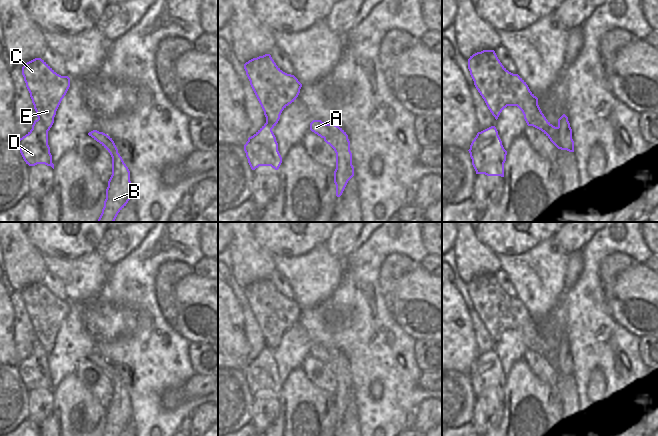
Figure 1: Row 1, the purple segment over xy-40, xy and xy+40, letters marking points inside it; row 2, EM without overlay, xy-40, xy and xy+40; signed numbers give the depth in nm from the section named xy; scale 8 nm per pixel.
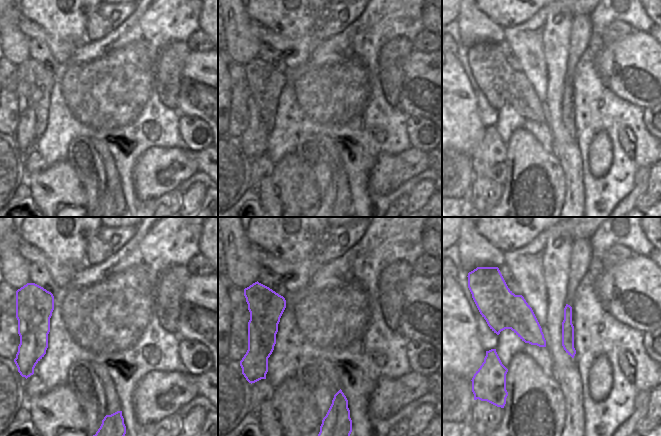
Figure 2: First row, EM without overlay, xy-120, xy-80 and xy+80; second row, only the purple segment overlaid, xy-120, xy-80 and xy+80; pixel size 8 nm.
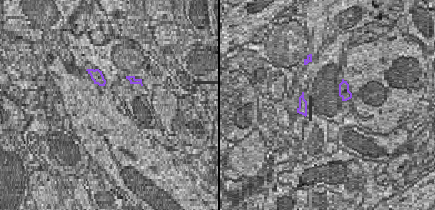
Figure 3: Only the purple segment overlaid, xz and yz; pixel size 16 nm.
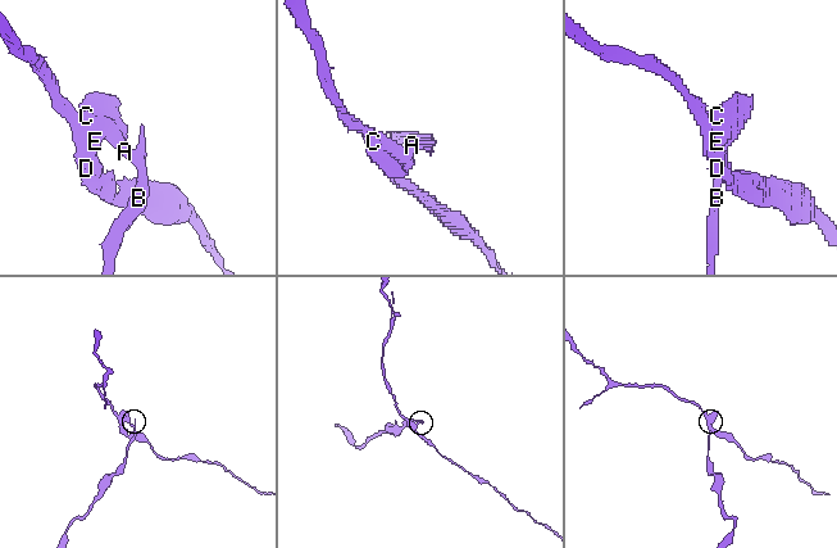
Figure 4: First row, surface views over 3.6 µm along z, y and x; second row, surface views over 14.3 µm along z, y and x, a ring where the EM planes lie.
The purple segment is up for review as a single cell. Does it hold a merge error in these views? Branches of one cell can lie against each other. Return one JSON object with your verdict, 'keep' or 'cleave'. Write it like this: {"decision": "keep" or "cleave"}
{"decision": "cleave"}

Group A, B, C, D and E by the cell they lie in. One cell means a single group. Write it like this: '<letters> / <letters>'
A C D E / B

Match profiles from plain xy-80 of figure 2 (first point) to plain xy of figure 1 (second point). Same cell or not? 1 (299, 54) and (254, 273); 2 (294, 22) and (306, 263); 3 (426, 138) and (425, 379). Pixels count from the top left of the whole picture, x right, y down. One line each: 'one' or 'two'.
1: two
2: two
3: two

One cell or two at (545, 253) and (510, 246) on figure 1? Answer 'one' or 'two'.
two

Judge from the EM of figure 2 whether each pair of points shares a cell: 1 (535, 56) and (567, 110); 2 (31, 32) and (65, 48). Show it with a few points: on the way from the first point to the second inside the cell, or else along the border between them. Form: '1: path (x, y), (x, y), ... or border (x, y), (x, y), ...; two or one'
1: border (566, 77), (562, 98), (562, 123); two
2: path (39, 34), (49, 39), (57, 47); one

